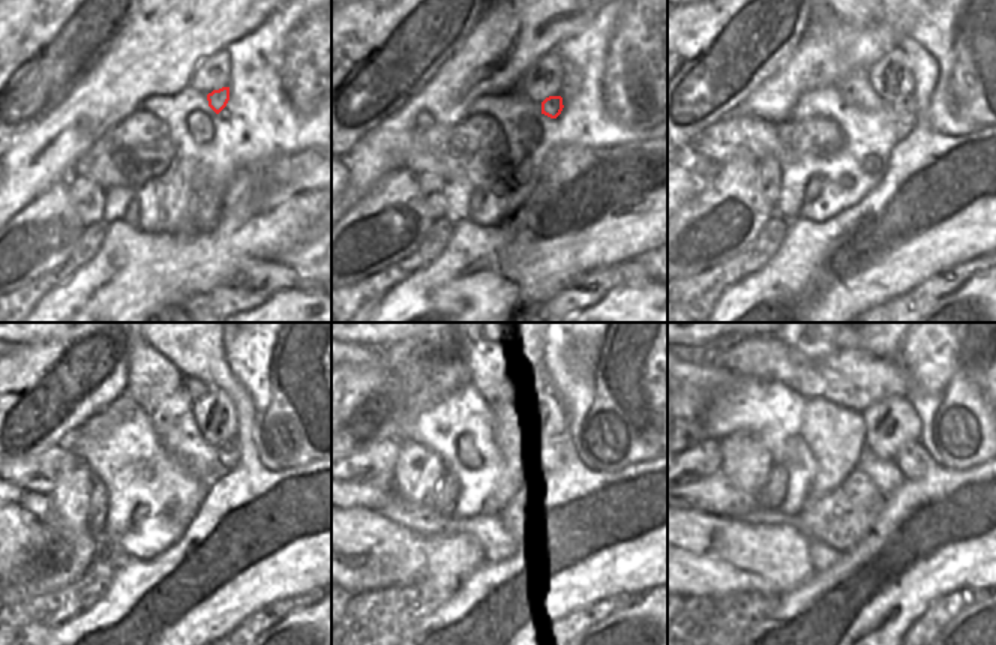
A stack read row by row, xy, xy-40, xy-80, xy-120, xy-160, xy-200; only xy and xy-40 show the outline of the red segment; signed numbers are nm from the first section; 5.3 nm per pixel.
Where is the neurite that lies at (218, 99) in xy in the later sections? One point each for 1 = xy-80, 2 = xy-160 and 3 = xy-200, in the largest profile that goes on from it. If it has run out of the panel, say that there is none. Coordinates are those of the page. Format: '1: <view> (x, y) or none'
1: xy-80 (902, 111)
2: xy-160 (567, 456)
3: xy-200 (912, 459)

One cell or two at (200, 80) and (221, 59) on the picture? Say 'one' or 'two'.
one

